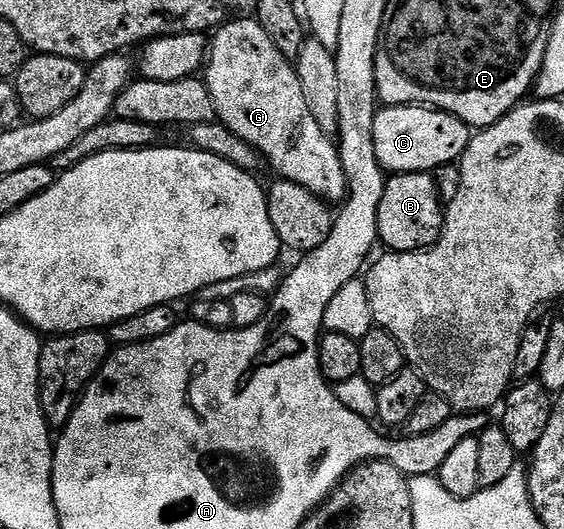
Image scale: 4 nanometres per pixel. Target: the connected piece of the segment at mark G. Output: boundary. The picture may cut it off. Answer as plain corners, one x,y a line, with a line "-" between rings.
257,18
233,19
213,32
204,68
204,82
208,93
212,93
217,122
223,123
232,133
236,133
236,137
255,147
263,160
279,171
277,174
281,178
304,185
304,189
331,205
341,204
346,197
346,178
344,165
340,165
338,144
324,133
324,129
320,129
320,125
316,125
316,117
312,117
312,109
308,109
308,101
304,101
304,89
300,89
293,62
286,59
276,45
272,45
272,37
264,33

